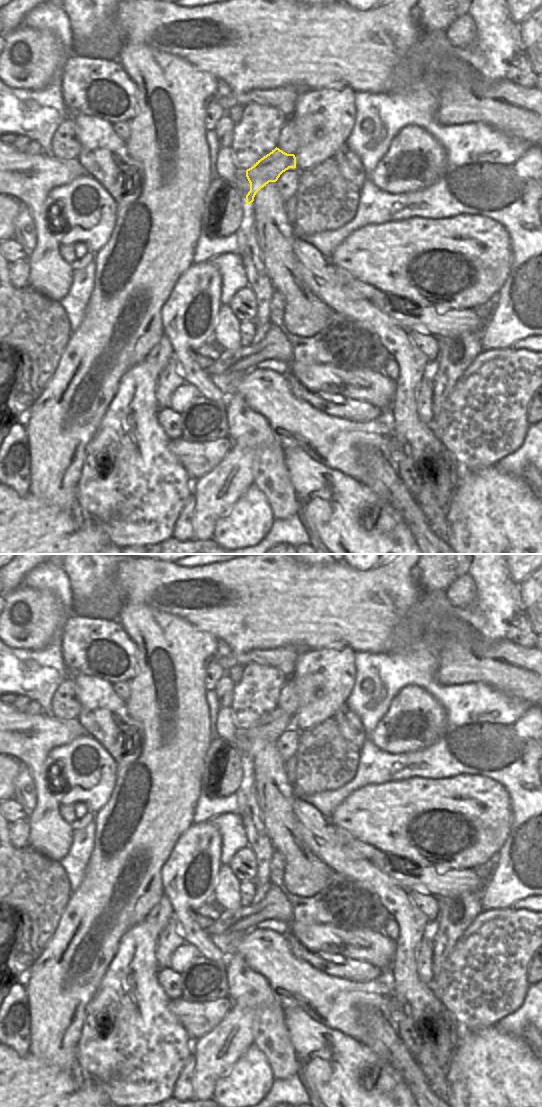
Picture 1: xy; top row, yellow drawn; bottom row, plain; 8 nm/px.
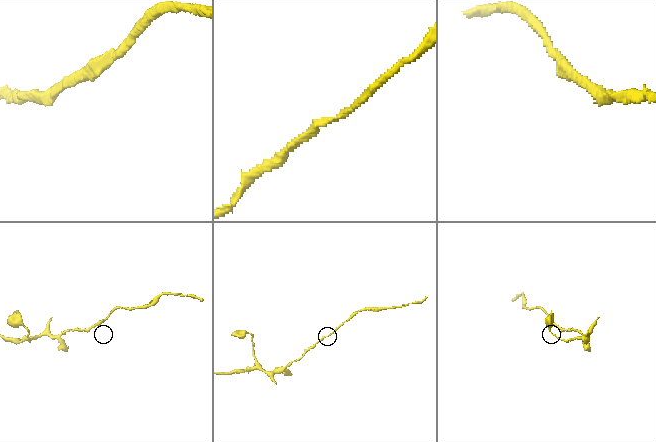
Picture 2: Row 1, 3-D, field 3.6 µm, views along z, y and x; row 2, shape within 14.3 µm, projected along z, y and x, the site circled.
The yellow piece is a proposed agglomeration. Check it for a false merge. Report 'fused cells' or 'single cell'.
single cell

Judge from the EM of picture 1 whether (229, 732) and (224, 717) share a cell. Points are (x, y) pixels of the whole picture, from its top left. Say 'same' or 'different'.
same

